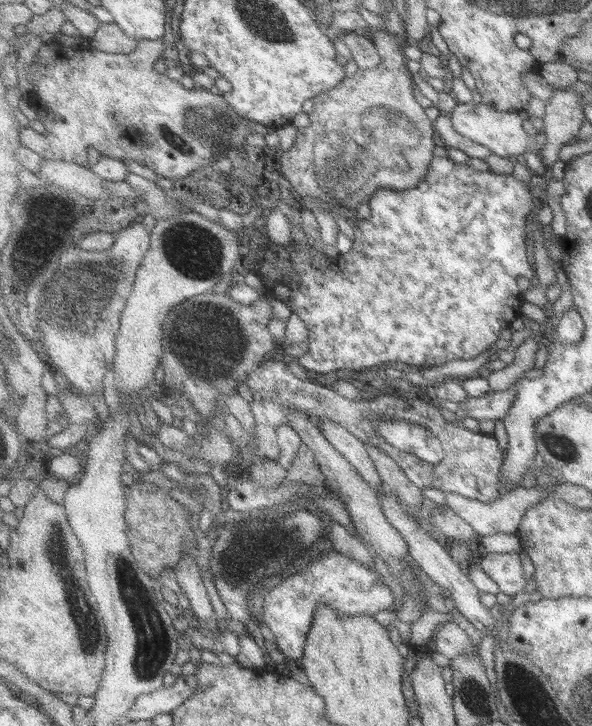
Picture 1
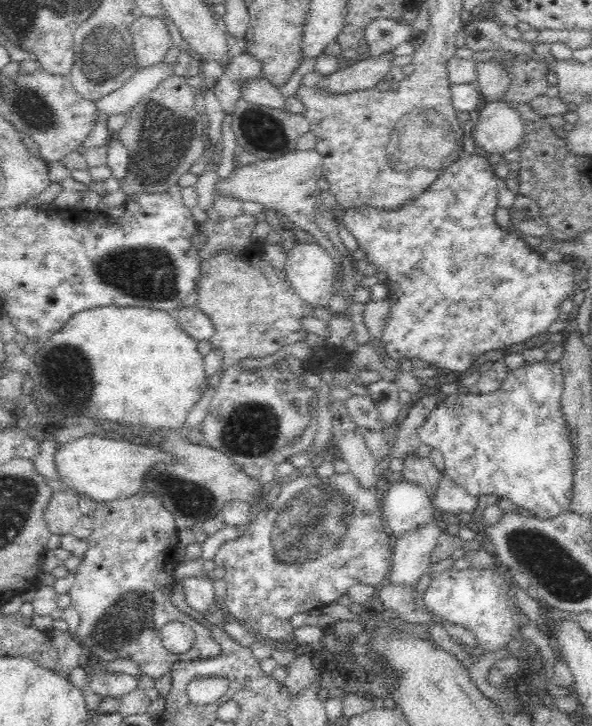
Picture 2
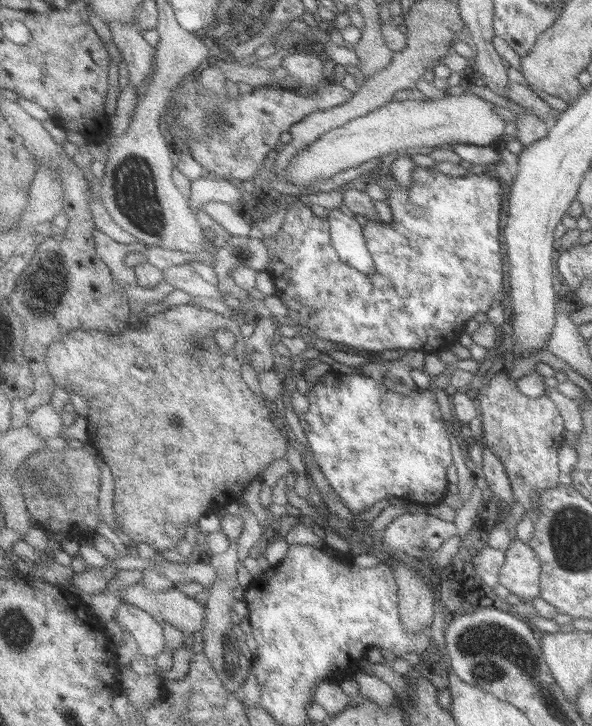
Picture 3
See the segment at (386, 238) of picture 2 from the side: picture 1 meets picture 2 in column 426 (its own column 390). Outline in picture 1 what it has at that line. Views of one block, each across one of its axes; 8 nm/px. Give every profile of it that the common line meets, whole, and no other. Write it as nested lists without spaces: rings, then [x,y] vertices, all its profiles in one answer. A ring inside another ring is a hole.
[[[447,148],[435,150],[435,160],[431,164],[431,172],[425,176],[425,180],[411,190],[405,192],[391,192],[391,190],[379,190],[371,200],[371,218],[359,220],[355,224],[355,244],[349,254],[331,254],[327,266],[315,268],[313,254],[309,250],[297,248],[297,246],[279,246],[273,242],[265,242],[255,256],[257,272],[261,282],[265,284],[265,292],[269,298],[281,300],[291,312],[299,314],[301,320],[309,328],[309,352],[303,354],[299,360],[299,366],[303,366],[311,376],[333,376],[337,370],[345,372],[365,372],[369,368],[381,368],[385,362],[405,362],[415,368],[441,368],[451,360],[473,360],[487,352],[495,342],[499,342],[499,336],[507,330],[507,326],[521,316],[523,310],[523,294],[517,284],[519,278],[527,278],[529,282],[535,276],[535,270],[527,256],[527,220],[533,210],[539,210],[541,202],[533,196],[529,184],[521,184],[513,178],[513,174],[493,174],[493,172],[477,172],[465,164],[455,164],[447,156]]]

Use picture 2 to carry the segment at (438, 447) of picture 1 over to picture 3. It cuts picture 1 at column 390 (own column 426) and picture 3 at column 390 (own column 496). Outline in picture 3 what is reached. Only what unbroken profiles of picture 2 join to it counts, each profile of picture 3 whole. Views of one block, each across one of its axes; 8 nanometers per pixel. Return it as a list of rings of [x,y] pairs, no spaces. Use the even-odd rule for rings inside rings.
[[[325,362],[307,368],[303,376],[311,386],[311,392],[307,394],[311,406],[307,414],[299,416],[299,422],[315,454],[317,466],[321,468],[329,486],[341,498],[343,506],[355,516],[355,520],[359,512],[367,512],[379,500],[387,500],[389,496],[421,506],[445,502],[449,494],[447,468],[453,464],[453,454],[449,428],[443,420],[441,406],[433,392],[417,388],[415,392],[401,394],[373,378],[365,378],[363,374],[341,374],[335,366]]]

